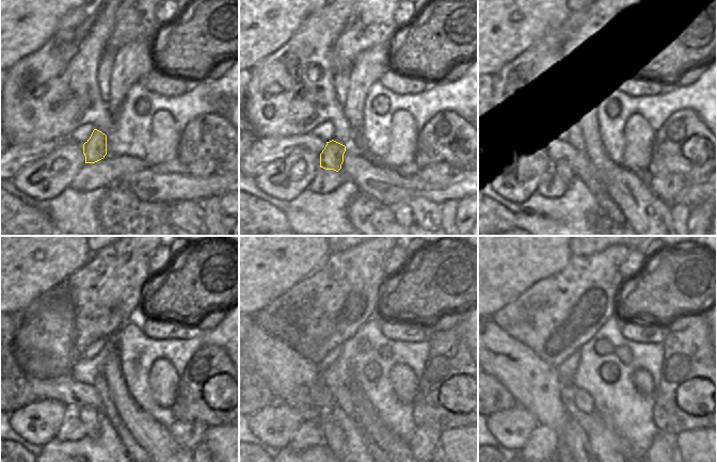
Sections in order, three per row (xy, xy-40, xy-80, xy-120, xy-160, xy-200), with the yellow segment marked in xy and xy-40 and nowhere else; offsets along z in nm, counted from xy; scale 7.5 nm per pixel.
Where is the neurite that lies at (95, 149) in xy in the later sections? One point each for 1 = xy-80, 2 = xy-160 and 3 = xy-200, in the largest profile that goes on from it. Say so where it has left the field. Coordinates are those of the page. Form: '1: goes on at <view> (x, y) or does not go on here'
1: goes on at xy-80 (578, 164)
2: goes on at xy-160 (334, 437)
3: goes on at xy-200 (575, 436)

